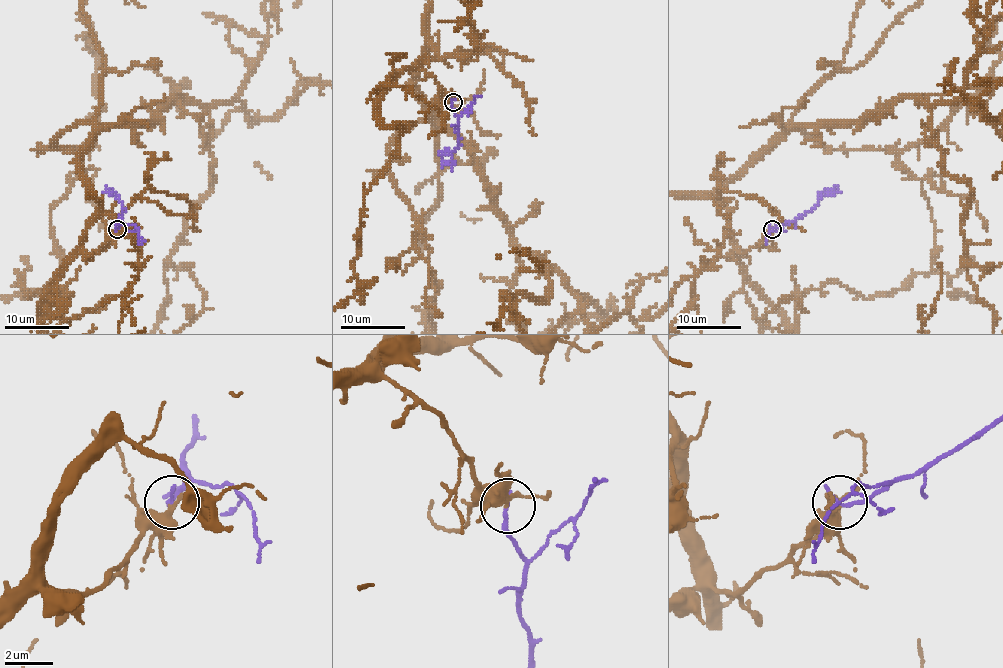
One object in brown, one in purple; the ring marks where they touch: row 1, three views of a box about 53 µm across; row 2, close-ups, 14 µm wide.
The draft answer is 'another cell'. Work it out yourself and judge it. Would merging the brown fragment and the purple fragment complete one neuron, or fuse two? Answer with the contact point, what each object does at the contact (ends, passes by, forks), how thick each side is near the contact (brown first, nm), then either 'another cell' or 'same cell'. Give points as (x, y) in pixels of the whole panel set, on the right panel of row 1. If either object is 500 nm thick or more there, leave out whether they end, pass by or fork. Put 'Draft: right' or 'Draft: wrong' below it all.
at (772, 229); brown passes by; purple ends there; 280 nm thick on the brown side, 170 nm on the other; same cell
Draft: wrong

